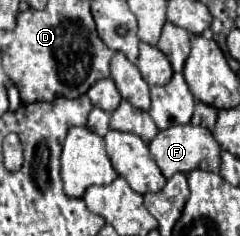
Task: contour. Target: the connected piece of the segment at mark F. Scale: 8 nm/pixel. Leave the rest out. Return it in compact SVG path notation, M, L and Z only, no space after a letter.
M173 125L169 129L163 129L155 135L155 139L149 143L149 151L155 159L155 163L159 165L161 173L169 179L175 173L189 173L191 169L205 169L205 171L219 171L219 163L221 163L221 147L215 141L215 137L211 135L209 129L199 127L199 125Z

